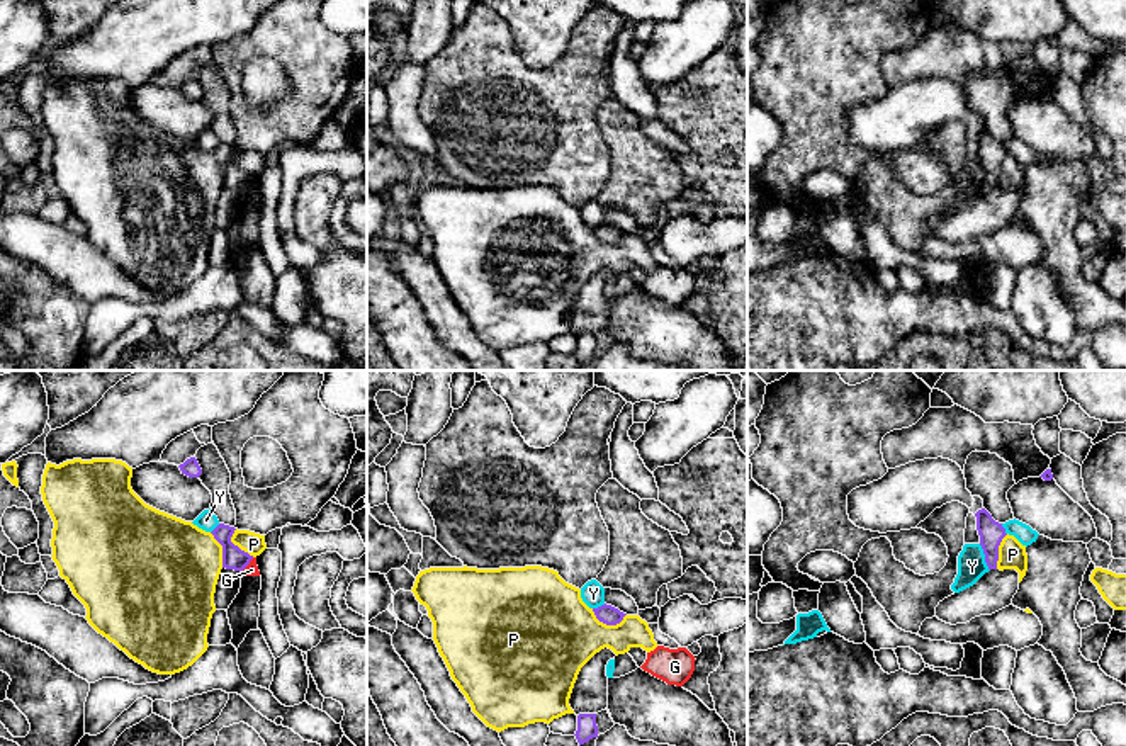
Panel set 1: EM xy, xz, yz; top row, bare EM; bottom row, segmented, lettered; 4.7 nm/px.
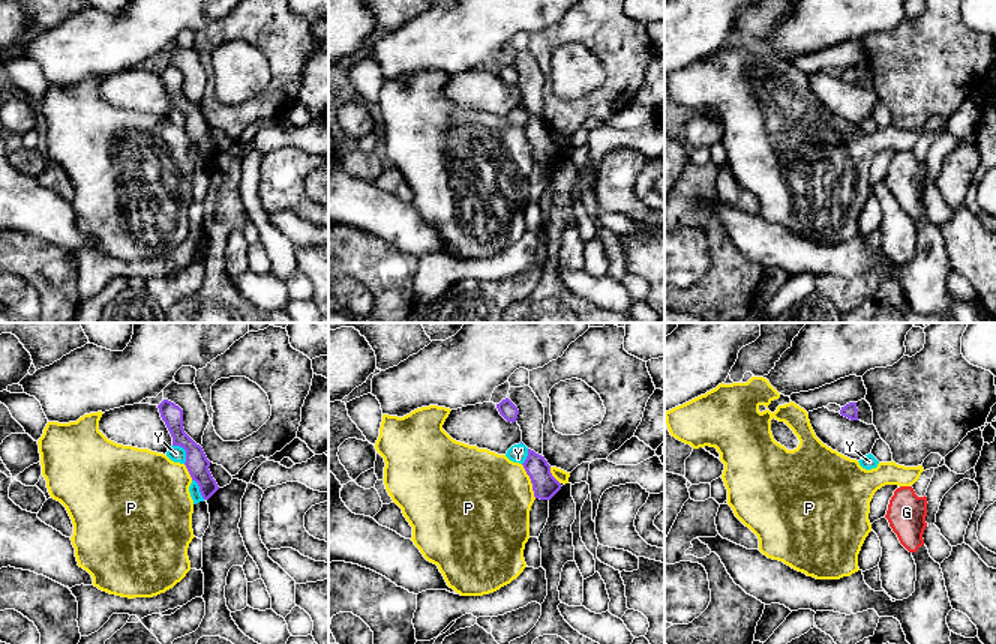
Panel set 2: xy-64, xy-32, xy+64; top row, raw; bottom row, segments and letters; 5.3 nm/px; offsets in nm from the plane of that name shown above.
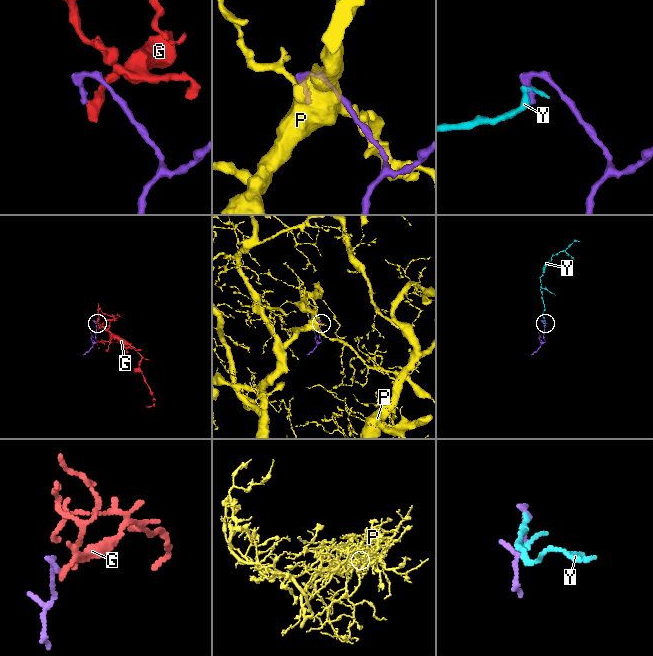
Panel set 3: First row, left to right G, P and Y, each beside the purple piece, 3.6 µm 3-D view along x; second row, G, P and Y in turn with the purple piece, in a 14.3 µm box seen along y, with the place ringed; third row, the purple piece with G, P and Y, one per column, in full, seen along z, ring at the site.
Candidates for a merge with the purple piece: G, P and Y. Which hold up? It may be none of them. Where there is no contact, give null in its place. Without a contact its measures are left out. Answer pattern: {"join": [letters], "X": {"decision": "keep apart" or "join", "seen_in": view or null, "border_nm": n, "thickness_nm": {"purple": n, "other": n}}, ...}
{"join": [], "G": {"decision": "keep apart", "seen_in": "xy", "border_nm": 90, "thickness_nm": {"purple": 110, "other": 60}}, "P": {"decision": "keep apart", "seen_in": "xz", "border_nm": 170, "thickness_nm": {"purple": 90, "other": 400}}, "Y": {"decision": "keep apart", "seen_in": "yz", "border_nm": 140, "thickness_nm": {"purple": 120, "other": 140}}}

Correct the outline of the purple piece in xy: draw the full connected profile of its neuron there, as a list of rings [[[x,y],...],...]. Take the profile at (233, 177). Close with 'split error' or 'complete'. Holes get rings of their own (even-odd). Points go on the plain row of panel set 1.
[[[219,143],[211,153],[222,165],[222,187],[243,190],[250,184],[253,175],[241,170],[238,165],[231,161],[234,150],[234,146]]] | complete

